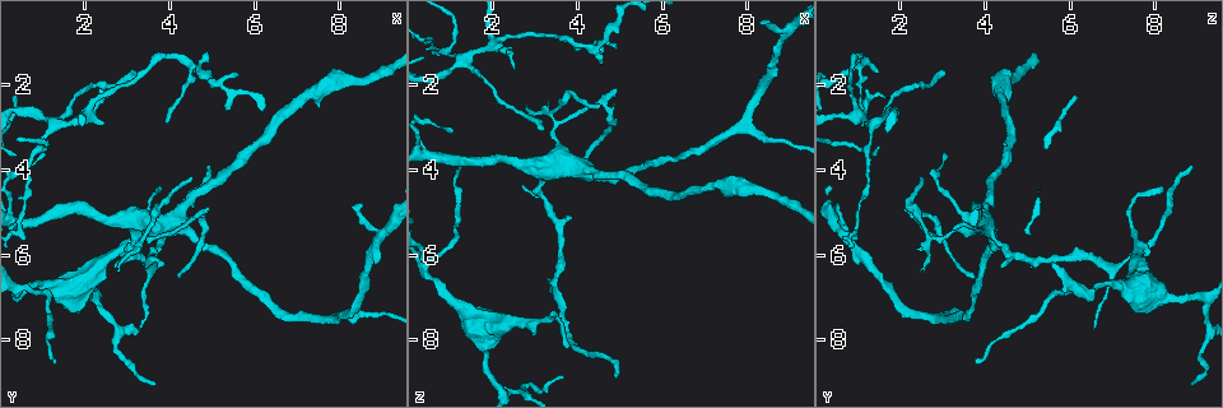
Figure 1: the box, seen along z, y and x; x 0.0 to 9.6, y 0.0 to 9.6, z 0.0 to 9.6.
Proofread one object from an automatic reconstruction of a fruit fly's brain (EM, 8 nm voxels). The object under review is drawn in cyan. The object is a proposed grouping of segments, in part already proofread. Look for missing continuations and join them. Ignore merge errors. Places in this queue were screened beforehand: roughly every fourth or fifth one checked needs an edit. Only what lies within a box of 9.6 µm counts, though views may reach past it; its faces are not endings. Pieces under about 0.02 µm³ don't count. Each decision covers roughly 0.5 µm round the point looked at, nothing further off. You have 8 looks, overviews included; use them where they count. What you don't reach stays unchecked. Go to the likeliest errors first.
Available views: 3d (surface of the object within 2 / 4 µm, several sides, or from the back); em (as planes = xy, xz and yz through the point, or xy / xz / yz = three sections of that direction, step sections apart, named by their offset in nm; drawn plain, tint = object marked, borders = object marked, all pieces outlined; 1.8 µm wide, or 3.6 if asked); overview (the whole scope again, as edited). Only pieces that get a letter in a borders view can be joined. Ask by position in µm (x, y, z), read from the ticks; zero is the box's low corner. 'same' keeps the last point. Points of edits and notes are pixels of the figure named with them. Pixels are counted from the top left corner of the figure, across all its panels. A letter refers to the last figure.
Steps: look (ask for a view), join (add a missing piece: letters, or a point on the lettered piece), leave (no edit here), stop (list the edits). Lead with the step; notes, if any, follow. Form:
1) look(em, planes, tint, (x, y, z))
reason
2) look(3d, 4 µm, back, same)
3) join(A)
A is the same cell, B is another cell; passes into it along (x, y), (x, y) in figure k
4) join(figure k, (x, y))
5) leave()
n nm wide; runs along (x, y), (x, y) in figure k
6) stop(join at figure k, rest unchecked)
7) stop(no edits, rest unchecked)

look(em, 3.6 µm, planes, tint, (2.45, 2.30, 1.65))
thin end

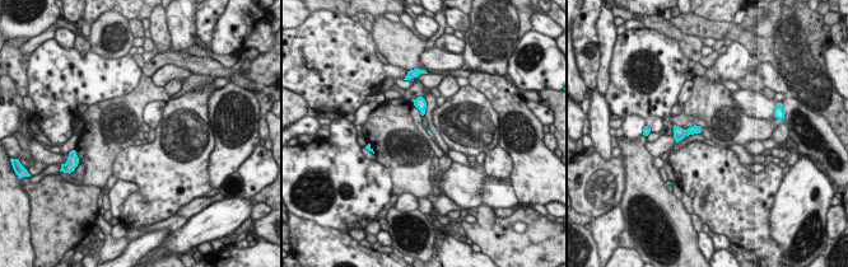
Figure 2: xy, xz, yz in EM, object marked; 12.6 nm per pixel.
look(em, 3.6 µm, planes, borders, same)

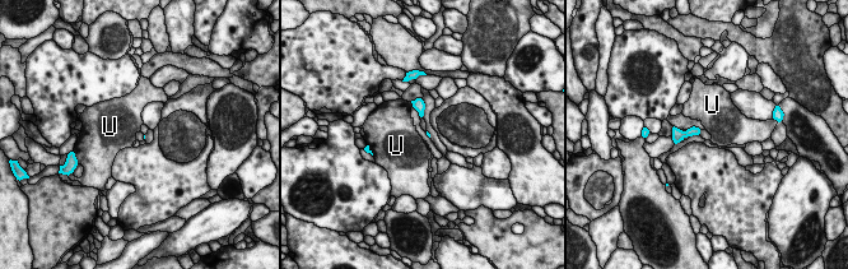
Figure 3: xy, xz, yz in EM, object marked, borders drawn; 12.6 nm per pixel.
leave()
U is another cell; border along (410, 102), (413, 106) in figure 3; no lettered piece goes on from it

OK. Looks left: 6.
look(em, xy, step 16, tint, (4.90, 3.90, 8.90))
tapers out

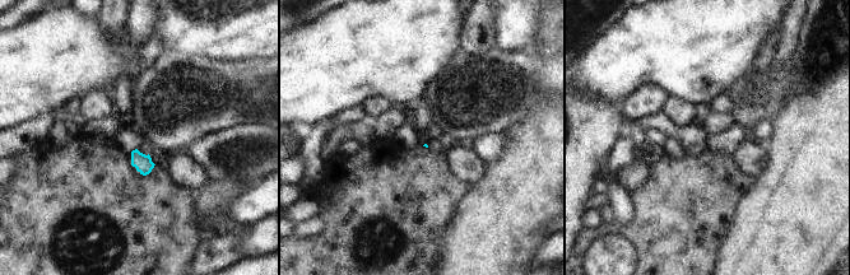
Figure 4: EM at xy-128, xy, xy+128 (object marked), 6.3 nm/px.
look(em, planes, borders, same)

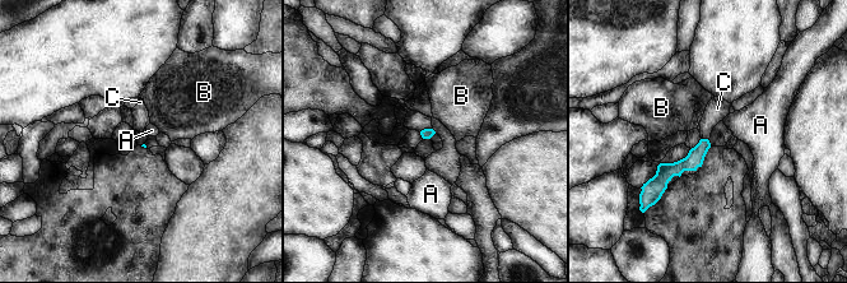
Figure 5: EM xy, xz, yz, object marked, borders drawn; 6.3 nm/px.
join(C)
C is the same cell, A and B are other cells; passes into it along (696, 156), (704, 139), (717, 108) in figure 5; it goes on there

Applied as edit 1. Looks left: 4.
stop(join at figure 5, rest unchecked)

